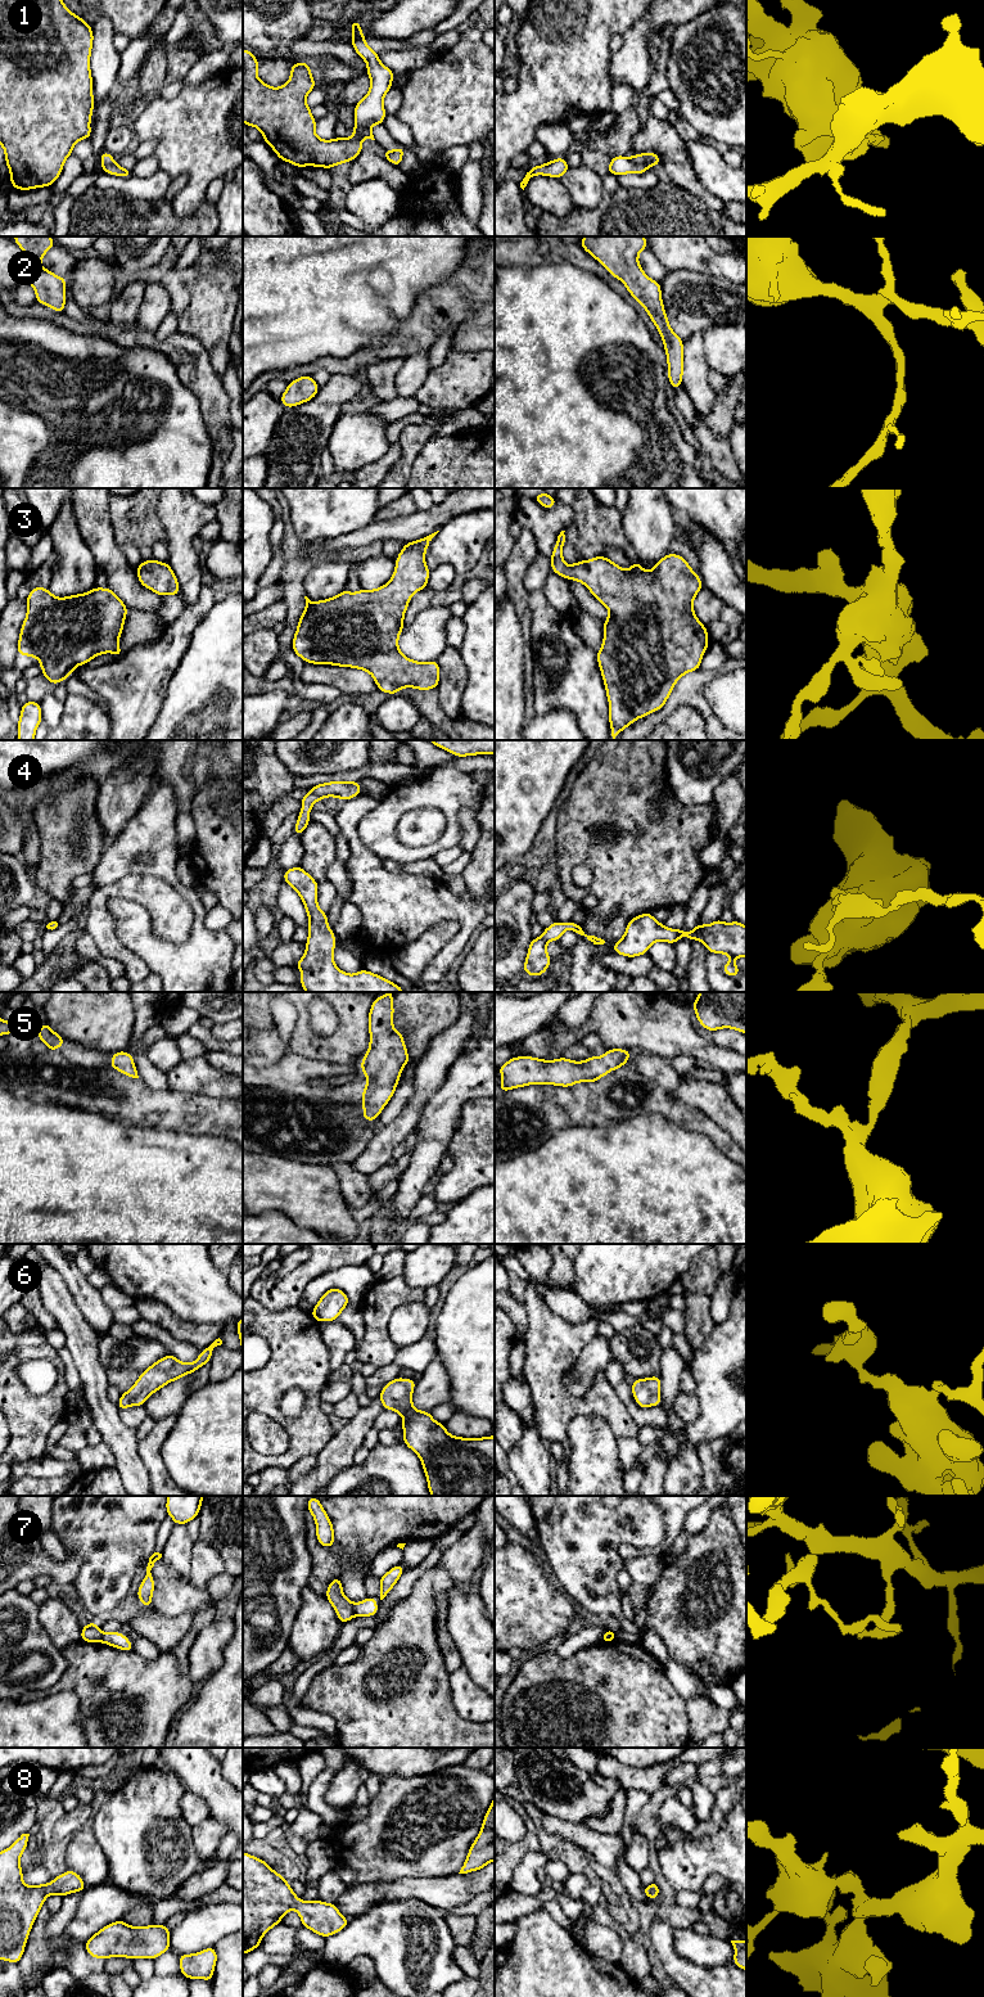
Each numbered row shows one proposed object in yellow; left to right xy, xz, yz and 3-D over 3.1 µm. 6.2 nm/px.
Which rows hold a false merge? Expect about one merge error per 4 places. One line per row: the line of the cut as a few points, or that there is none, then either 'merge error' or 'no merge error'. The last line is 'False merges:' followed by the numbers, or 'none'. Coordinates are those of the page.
1: cut yz (632, 157), (636, 162), (648, 166); merge error
2: cut none; no merge error
3: cut none; no merge error
4: cut none; no merge error
5: cut none; no merge error
6: cut none; no merge error
7: cut xz (352, 1604), (355, 1614); merge error
8: cut none; no merge error
False merges: 1, 7

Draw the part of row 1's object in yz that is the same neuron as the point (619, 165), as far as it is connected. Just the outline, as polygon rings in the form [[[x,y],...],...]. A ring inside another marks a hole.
[[[617,155],[610,158],[609,168],[605,172],[622,176],[626,173],[644,173],[650,167],[646,164],[638,164],[633,161],[633,158],[628,158],[624,155]]]

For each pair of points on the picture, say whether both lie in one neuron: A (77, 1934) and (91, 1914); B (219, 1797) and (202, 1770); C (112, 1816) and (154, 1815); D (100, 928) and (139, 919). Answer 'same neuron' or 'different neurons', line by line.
A: same neuron
B: same neuron
C: same neuron
D: different neurons

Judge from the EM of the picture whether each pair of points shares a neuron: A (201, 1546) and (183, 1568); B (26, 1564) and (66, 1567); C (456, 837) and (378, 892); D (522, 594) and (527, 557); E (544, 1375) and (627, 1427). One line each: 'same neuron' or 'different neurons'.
A: different neurons
B: same neuron
C: different neurons
D: same neuron
E: same neuron

